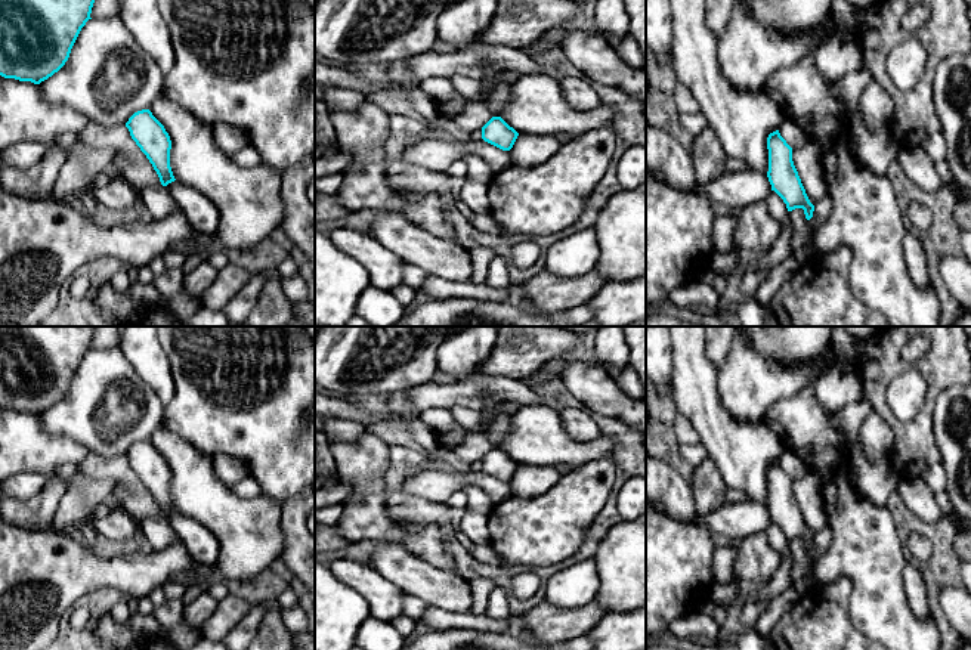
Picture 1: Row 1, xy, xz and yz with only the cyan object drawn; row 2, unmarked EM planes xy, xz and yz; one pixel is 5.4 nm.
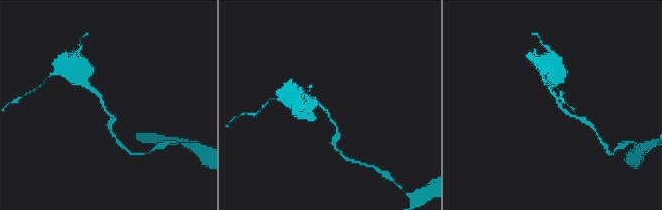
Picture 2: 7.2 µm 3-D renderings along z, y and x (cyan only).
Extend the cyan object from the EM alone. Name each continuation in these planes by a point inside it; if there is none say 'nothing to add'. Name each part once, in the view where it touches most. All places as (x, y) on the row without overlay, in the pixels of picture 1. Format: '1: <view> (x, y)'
nothing to add

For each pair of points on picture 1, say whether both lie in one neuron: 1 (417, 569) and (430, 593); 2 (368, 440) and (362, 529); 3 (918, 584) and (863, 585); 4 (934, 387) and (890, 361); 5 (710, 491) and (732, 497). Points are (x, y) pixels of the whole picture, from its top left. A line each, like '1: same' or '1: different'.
1: same
2: same
3: different
4: same
5: different

